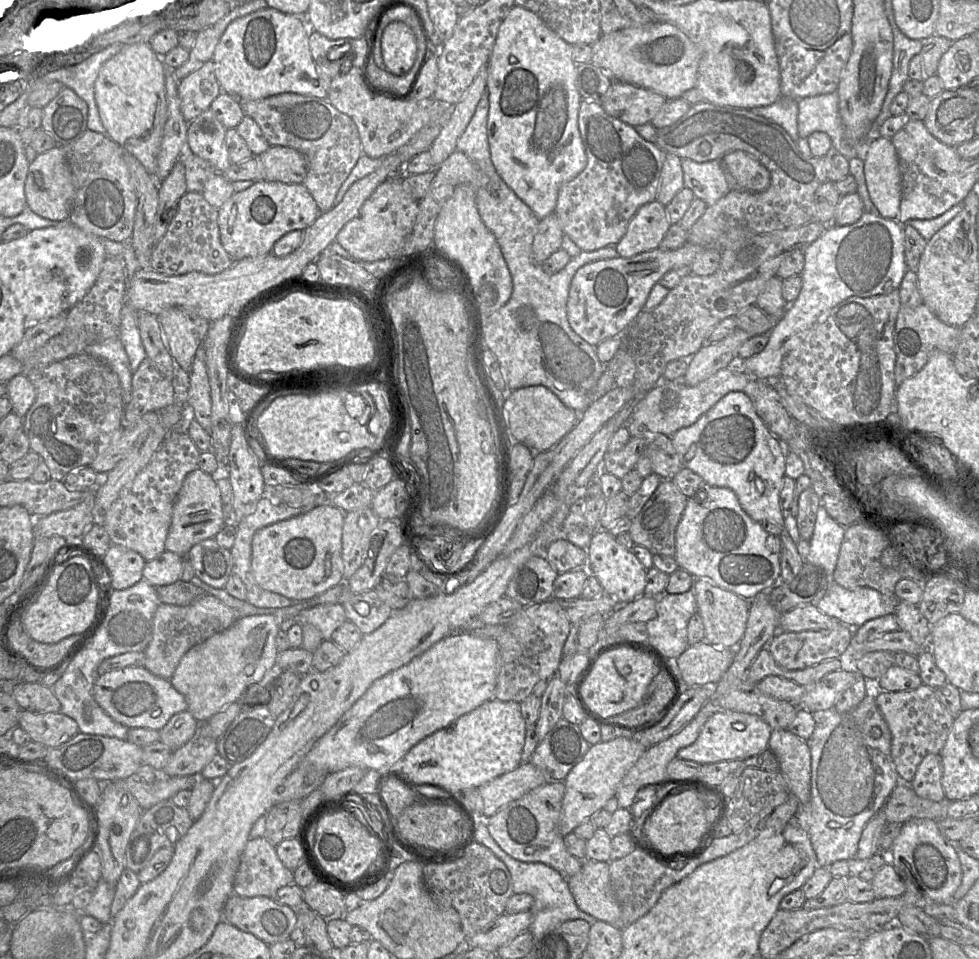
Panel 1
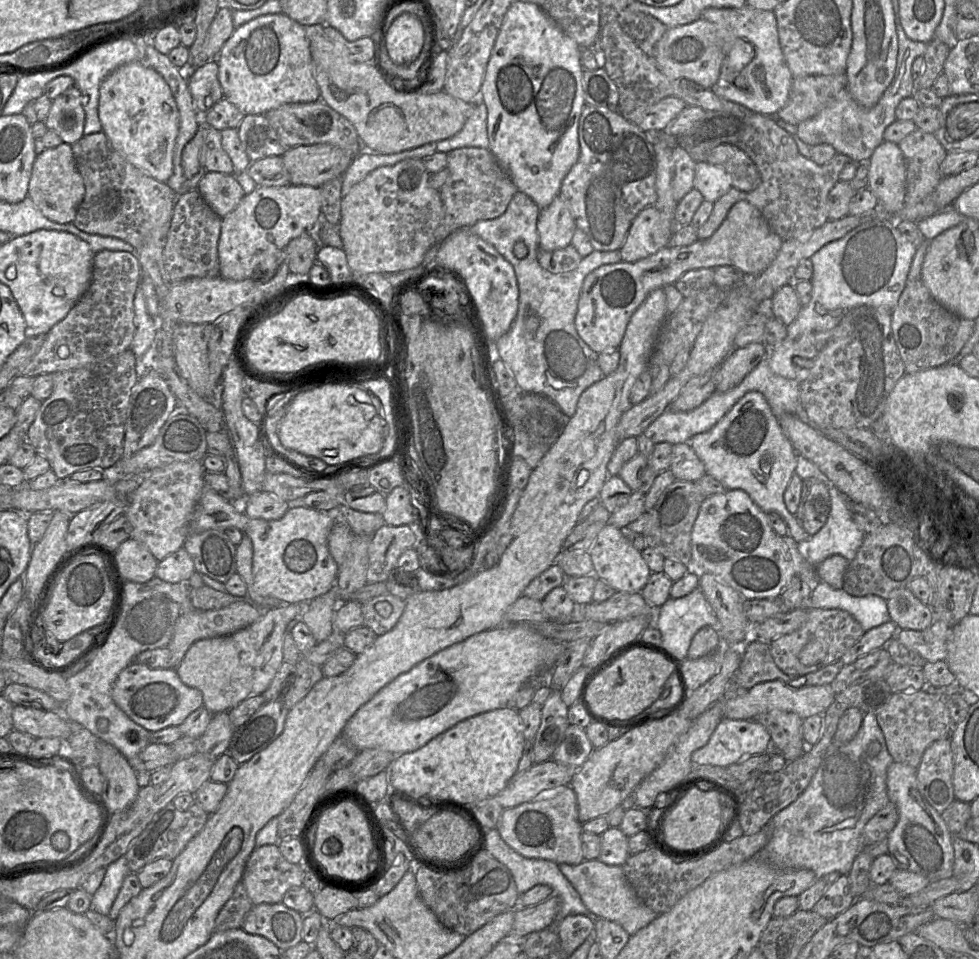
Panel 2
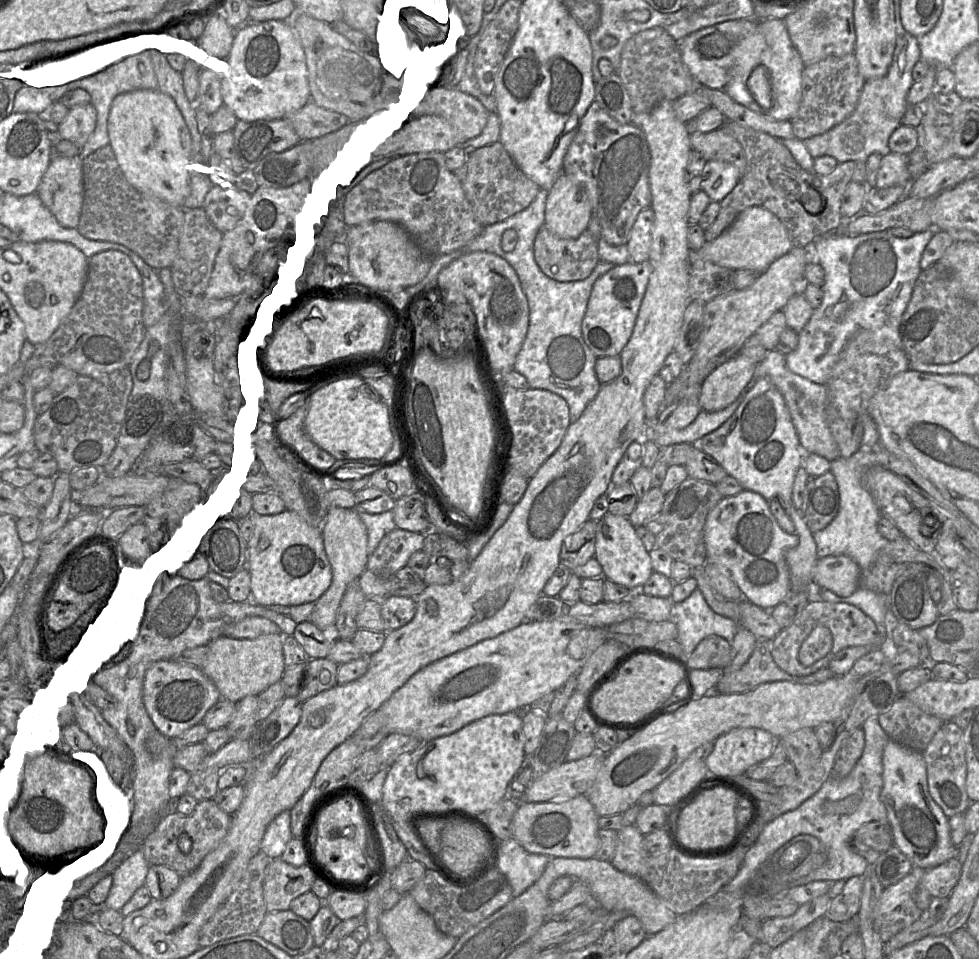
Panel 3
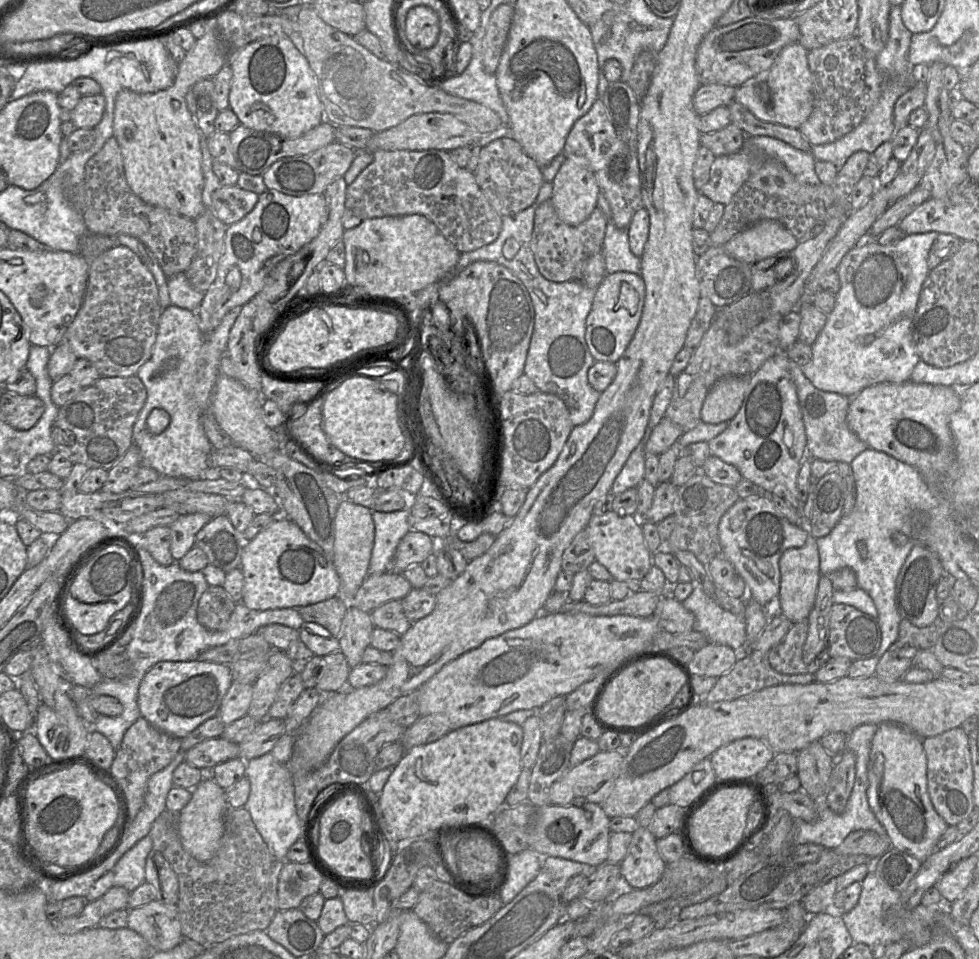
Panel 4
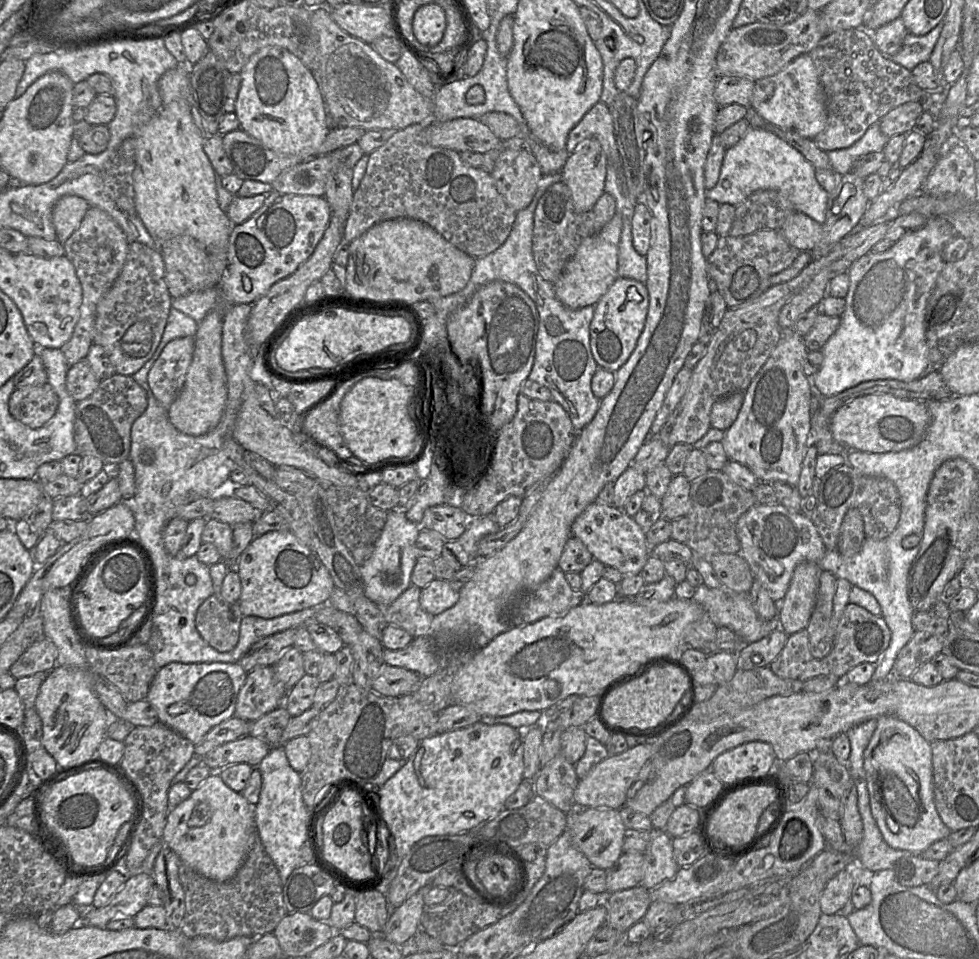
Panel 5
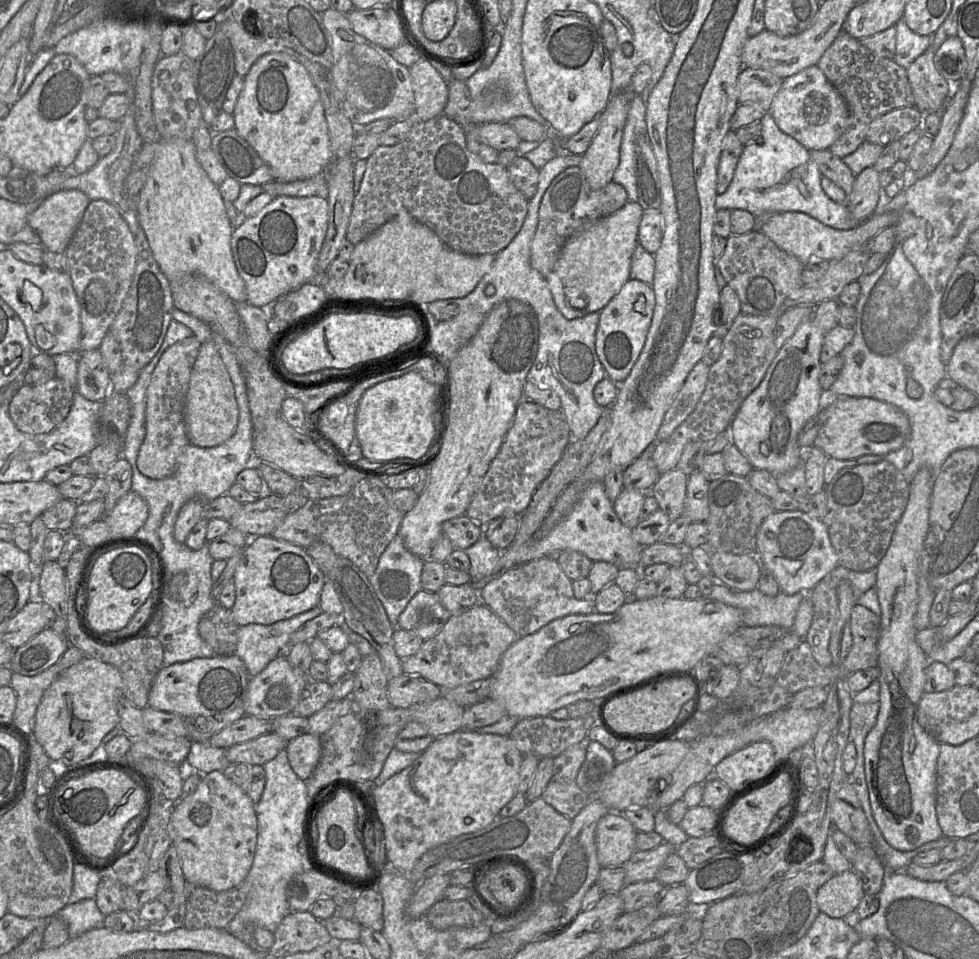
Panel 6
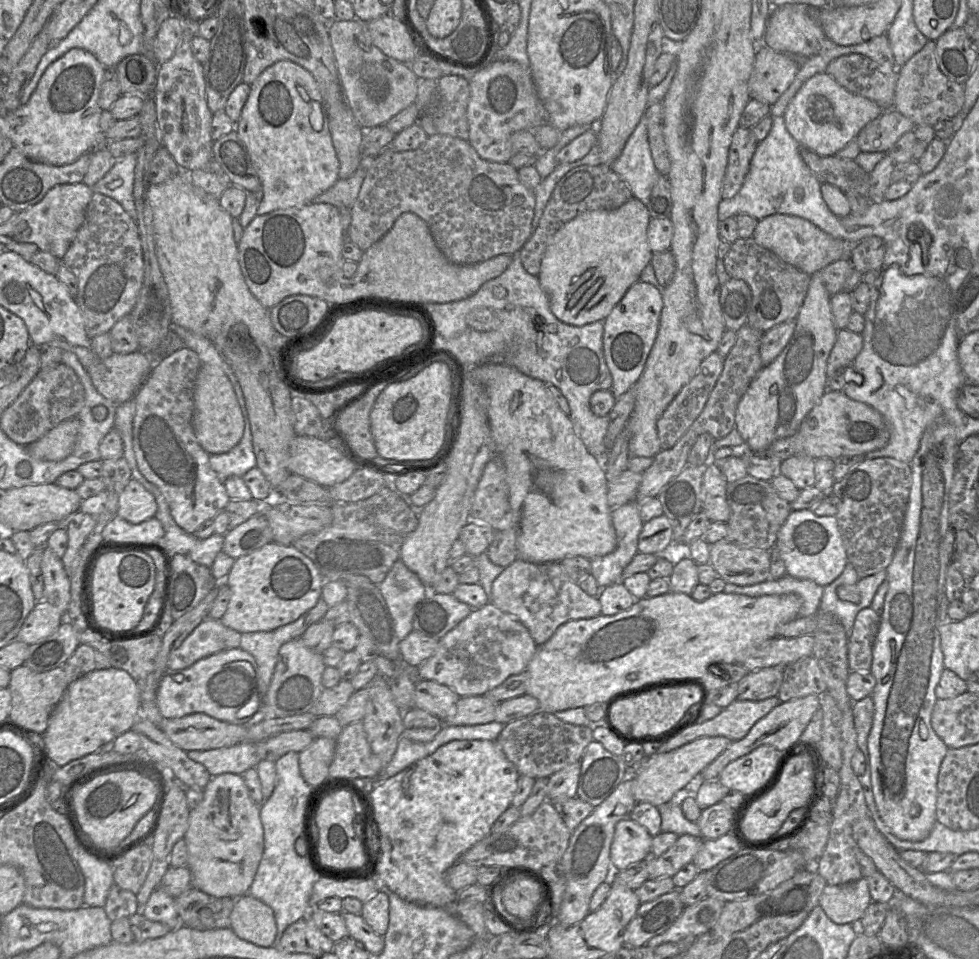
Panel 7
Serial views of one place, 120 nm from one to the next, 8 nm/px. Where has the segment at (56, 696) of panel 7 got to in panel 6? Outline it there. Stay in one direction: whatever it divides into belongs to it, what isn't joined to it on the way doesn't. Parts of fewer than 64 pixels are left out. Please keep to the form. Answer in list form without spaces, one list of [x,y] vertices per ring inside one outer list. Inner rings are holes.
[[[69,646],[51,667],[35,676],[12,673],[10,686],[16,693],[16,708],[12,722],[27,734],[33,734],[38,705],[52,682],[66,669],[86,656],[78,648]]]

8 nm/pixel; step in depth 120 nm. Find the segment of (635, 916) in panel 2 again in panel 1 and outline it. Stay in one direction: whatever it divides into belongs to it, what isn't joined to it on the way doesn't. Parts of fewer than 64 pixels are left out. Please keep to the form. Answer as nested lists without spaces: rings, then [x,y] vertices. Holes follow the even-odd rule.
[[[584,860],[579,873],[566,877],[571,893],[584,912],[620,930],[626,928],[621,908],[614,895],[610,879],[610,863]]]

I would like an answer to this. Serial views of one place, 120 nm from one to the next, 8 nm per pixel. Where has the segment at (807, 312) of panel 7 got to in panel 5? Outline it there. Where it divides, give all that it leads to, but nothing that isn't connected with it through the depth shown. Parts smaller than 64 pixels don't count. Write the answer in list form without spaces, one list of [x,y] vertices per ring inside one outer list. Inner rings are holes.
[[[782,329],[782,338],[763,367],[744,392],[744,401],[734,423],[725,431],[720,441],[729,460],[745,465],[760,482],[782,481],[798,487],[802,461],[810,444],[812,393],[808,376],[803,371],[803,361],[808,349],[803,336],[793,329]]]

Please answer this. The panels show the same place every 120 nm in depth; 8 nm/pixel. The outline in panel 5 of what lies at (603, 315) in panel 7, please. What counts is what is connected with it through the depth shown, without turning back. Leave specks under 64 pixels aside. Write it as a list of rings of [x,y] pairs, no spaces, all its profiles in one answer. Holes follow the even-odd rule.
[[[617,212],[601,231],[583,240],[567,262],[559,279],[553,283],[557,298],[566,307],[579,309],[596,305],[618,278],[618,246],[622,225],[622,212]]]

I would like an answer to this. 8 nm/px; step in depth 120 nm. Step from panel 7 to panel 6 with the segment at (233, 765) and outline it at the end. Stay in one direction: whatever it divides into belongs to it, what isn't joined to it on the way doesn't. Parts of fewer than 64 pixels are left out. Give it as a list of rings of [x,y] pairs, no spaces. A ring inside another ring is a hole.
[[[192,742],[186,761],[179,765],[184,781],[191,773],[207,774],[212,771],[224,771],[230,765],[225,748],[212,746],[209,742]]]

